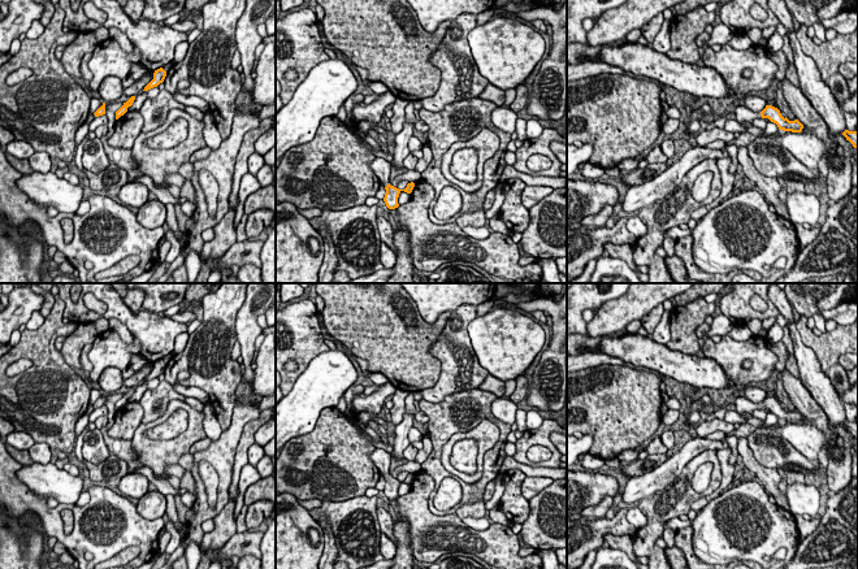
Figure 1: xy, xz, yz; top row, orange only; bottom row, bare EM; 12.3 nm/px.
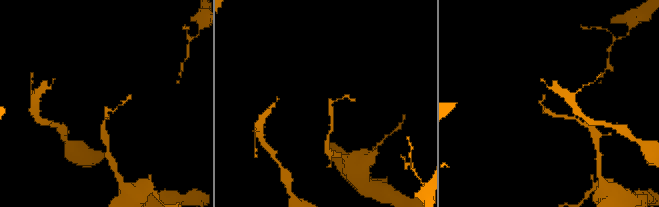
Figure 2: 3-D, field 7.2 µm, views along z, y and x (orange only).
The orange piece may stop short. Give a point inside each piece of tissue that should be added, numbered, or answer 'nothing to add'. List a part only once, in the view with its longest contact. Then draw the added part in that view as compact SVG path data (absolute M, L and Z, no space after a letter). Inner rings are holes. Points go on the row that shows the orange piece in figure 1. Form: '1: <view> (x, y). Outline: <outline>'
1: yz (742, 114). Outline: M734 103L734 114L736 114L736 121L738 123L741 122L753 123L755 118L762 118L760 113L754 113L750 109L748 109L745 105L738 105L737 103Z

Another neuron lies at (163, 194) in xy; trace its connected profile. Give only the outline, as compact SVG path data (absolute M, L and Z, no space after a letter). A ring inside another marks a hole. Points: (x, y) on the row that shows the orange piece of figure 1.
M144 175L144 177L139 177L139 178L135 178L135 182L140 182L143 184L146 184L148 187L148 190L151 192L153 192L156 196L157 196L157 200L160 200L162 204L178 204L181 203L179 199L176 199L168 188L157 188L153 183L153 181Z

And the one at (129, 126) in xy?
M127 110L116 120L114 133L107 140L114 148L131 149L136 136L142 133L144 120L139 110Z

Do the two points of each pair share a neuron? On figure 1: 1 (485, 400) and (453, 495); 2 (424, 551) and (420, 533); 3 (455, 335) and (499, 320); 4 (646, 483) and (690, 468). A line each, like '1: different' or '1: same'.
1: different
2: same
3: different
4: different

